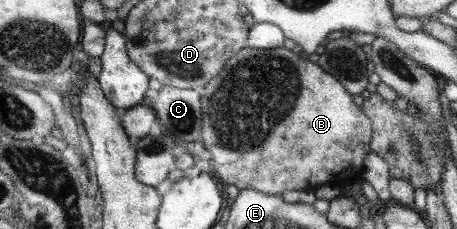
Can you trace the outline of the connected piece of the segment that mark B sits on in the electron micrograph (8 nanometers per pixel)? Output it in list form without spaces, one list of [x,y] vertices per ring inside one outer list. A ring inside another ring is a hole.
[[[242,48],[200,92],[203,130],[199,141],[211,155],[214,174],[225,184],[234,184],[239,191],[252,188],[280,195],[285,190],[314,192],[327,182],[341,180],[343,172],[354,181],[361,176],[363,159],[369,152],[369,138],[372,138],[372,124],[351,102],[345,88],[317,64],[285,48]]]

